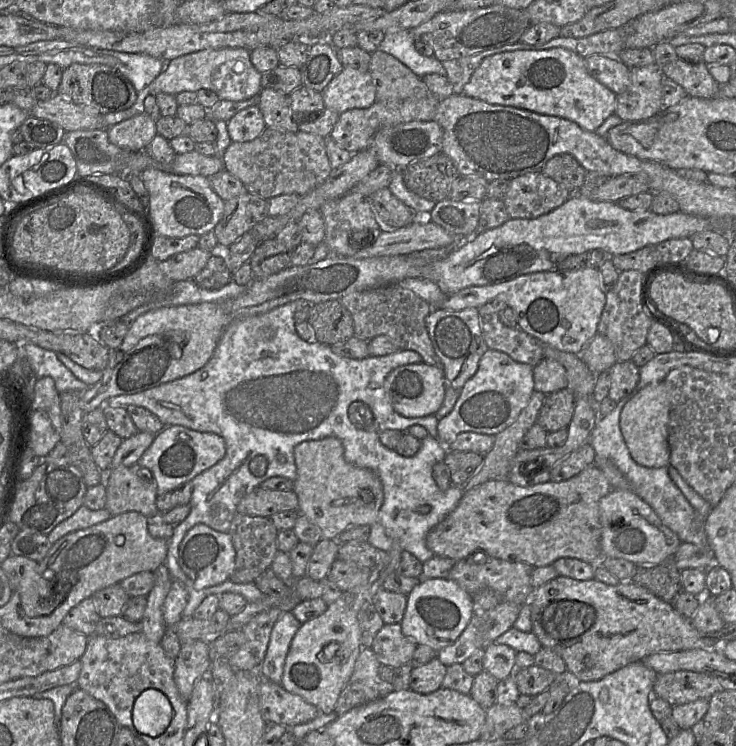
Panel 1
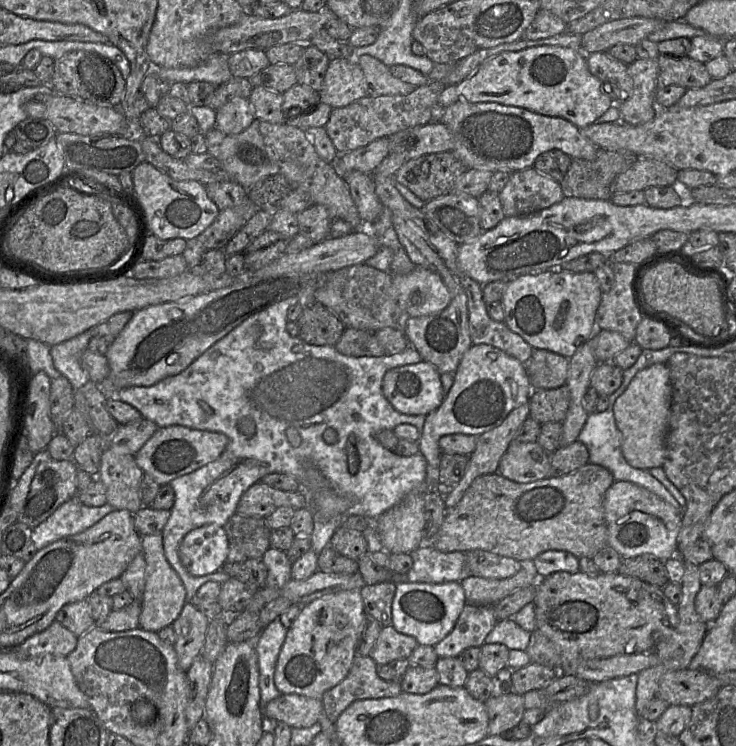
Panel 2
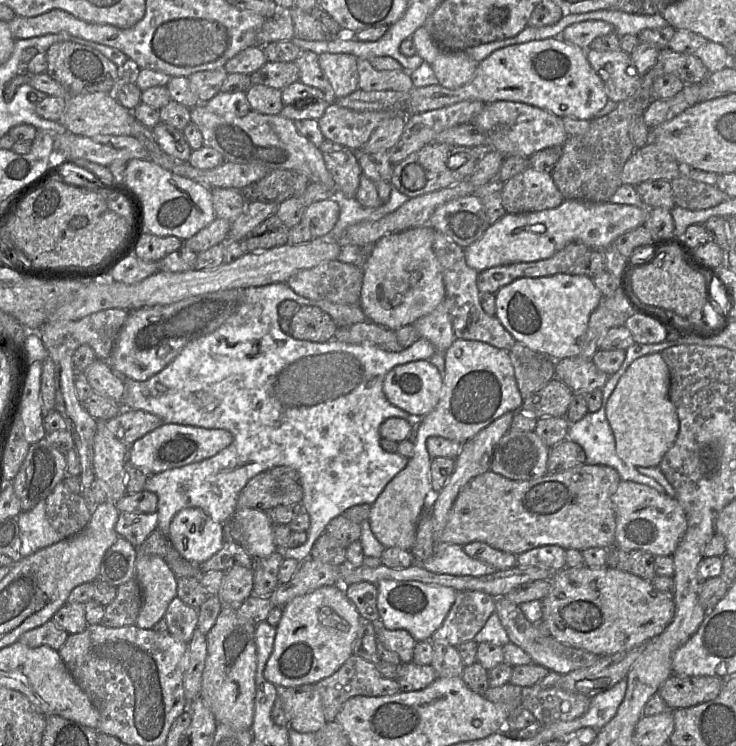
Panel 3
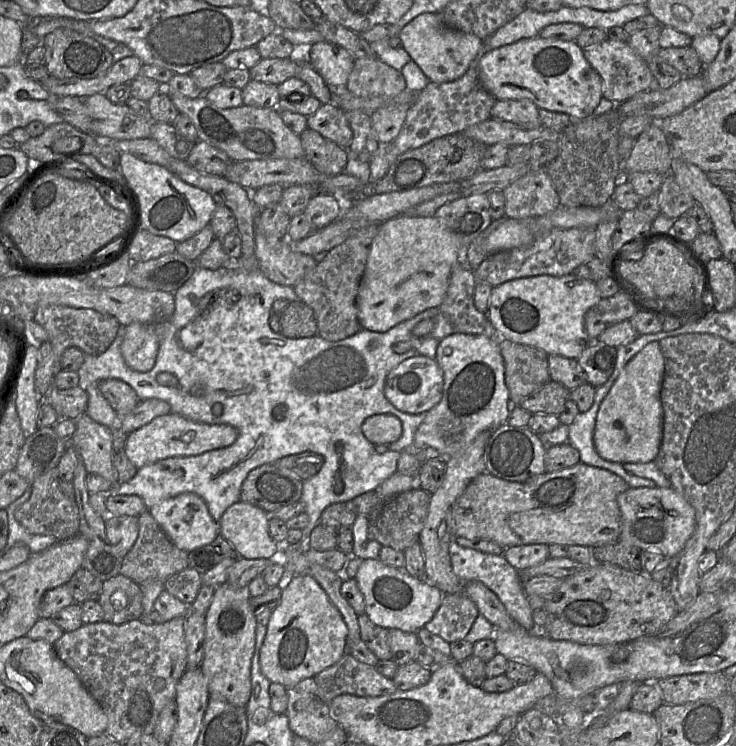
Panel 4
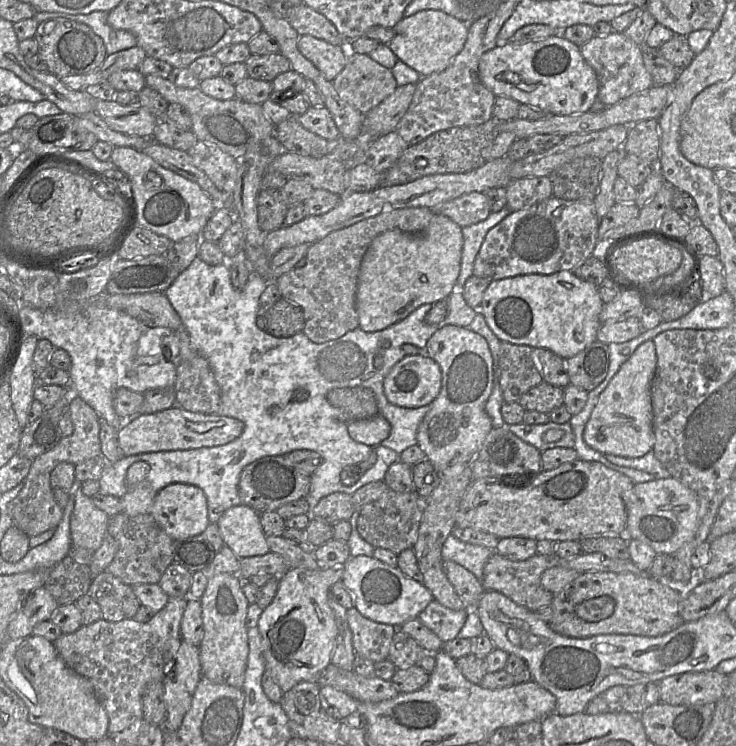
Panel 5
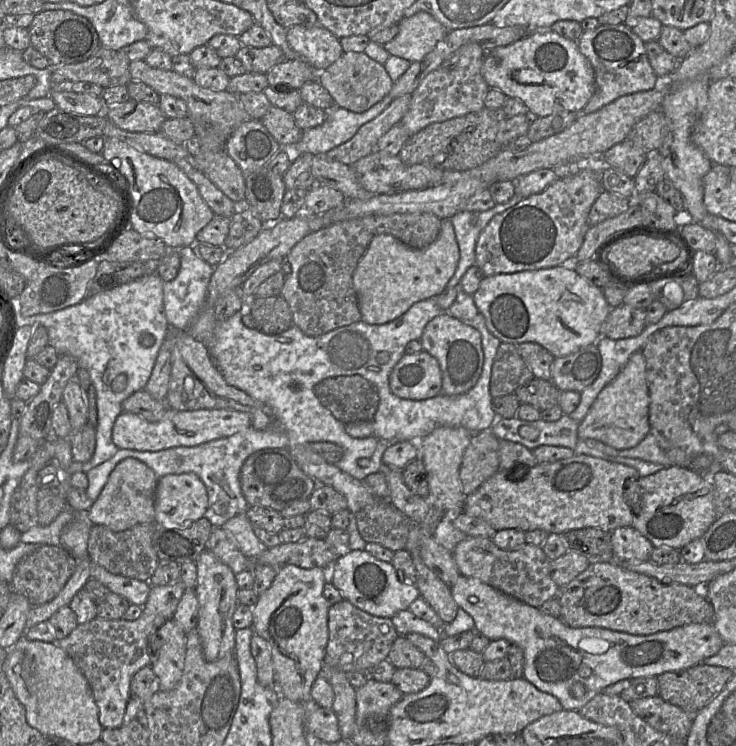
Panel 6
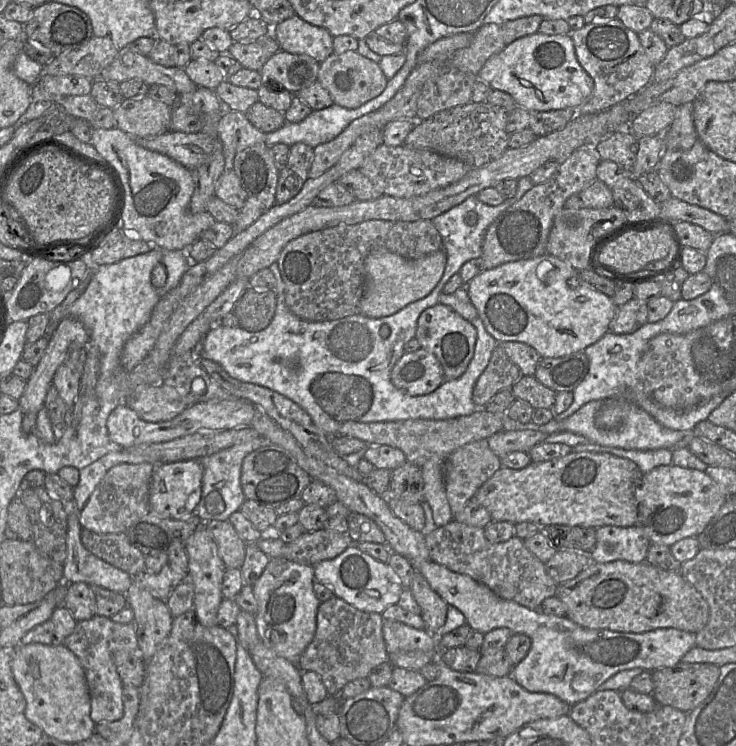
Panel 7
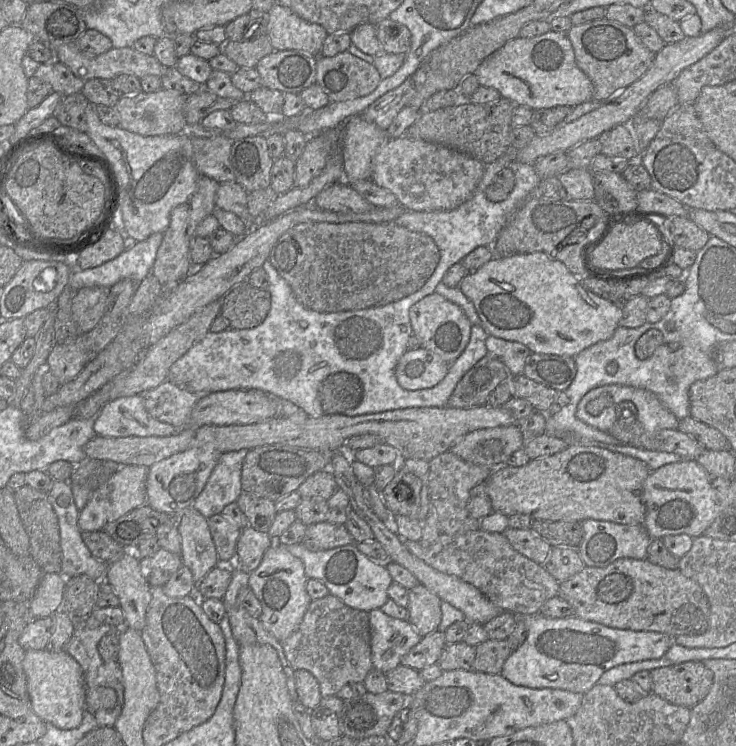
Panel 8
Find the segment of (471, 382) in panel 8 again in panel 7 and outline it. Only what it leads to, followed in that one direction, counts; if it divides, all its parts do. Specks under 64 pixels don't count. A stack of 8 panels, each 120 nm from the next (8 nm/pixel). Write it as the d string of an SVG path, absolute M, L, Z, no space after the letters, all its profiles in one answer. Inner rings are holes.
M500 344L492 351L489 363L475 383L472 393L474 404L483 408L490 399L503 389L511 389L523 374L506 355Z

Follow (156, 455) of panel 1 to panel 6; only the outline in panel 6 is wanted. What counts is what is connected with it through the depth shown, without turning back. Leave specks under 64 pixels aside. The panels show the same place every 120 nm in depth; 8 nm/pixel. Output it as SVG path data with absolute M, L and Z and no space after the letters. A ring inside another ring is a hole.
M168 408L163 418L149 422L140 415L123 411L115 420L112 439L118 449L156 452L180 446L198 446L232 436L251 426L248 413L230 409L198 409L181 411Z

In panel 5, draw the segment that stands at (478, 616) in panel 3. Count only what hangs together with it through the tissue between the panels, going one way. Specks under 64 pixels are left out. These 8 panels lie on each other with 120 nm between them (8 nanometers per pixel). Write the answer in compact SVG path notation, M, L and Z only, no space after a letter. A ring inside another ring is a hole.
M433 600L418 615L418 619L434 632L442 642L455 639L468 617L468 609L451 610Z

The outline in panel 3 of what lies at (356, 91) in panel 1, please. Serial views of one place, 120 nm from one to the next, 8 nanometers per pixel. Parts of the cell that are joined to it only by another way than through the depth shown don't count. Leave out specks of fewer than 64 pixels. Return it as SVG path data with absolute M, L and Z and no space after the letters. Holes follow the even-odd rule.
M322 53L319 65L332 87L333 100L358 89L358 58L345 53Z

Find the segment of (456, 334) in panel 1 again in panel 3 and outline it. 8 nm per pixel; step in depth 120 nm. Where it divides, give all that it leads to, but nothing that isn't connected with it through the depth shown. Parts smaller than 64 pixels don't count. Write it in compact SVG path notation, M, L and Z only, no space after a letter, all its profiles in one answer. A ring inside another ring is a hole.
M444 300L431 313L417 319L412 324L420 338L431 342L435 351L444 353L458 339L455 337L451 316Z

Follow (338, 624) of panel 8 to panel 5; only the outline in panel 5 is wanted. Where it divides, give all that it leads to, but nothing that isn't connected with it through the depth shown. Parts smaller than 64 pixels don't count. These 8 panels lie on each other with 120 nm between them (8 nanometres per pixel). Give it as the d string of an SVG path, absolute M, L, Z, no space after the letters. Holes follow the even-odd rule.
M355 607L347 609L355 654L372 662L388 659L396 627L364 617Z

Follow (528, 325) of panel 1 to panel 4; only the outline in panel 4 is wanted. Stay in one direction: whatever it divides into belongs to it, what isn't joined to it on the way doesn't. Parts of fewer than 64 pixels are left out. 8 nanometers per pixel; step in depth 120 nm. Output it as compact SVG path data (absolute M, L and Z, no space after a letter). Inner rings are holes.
M401 215L381 223L370 246L357 296L360 327L386 332L426 309L438 308L463 247L458 236L435 216ZM574 274L563 276L538 275L518 278L493 287L489 299L487 317L501 338L538 348L548 355L560 355L569 359L578 359L591 344L585 329L585 314L600 299L602 297L596 283Z

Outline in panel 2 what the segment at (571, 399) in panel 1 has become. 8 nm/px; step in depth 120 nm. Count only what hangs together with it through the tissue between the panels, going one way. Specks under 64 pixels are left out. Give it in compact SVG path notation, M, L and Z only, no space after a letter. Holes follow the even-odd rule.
M567 385L554 389L533 390L529 399L529 417L539 424L562 423L570 403Z

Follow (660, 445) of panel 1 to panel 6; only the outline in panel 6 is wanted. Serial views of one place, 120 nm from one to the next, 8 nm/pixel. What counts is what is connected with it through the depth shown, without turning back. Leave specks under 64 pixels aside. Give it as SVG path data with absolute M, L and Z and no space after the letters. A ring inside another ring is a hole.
M642 350L633 353L618 375L598 394L578 427L579 439L594 439L618 450L637 446L651 431L646 361Z

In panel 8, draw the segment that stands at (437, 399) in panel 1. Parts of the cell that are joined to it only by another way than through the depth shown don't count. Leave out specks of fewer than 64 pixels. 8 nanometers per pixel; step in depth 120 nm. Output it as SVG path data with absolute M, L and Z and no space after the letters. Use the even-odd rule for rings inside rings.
M427 348L408 350L400 358L395 375L398 384L407 390L420 390L438 384L451 363Z

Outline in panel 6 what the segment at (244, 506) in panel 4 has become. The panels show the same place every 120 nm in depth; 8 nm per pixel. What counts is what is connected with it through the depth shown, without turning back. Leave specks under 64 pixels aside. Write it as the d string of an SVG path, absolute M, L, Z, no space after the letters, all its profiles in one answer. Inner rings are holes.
M245 513L238 514L229 519L223 524L222 529L228 538L249 559L256 558L268 549L255 535L253 525Z

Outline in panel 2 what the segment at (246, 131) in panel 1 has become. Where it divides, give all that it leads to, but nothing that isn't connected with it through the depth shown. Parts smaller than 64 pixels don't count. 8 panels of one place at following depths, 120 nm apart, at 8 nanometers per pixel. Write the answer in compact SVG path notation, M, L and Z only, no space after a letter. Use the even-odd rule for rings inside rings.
M234 98L216 110L216 128L225 134L238 134L254 121L249 99Z

